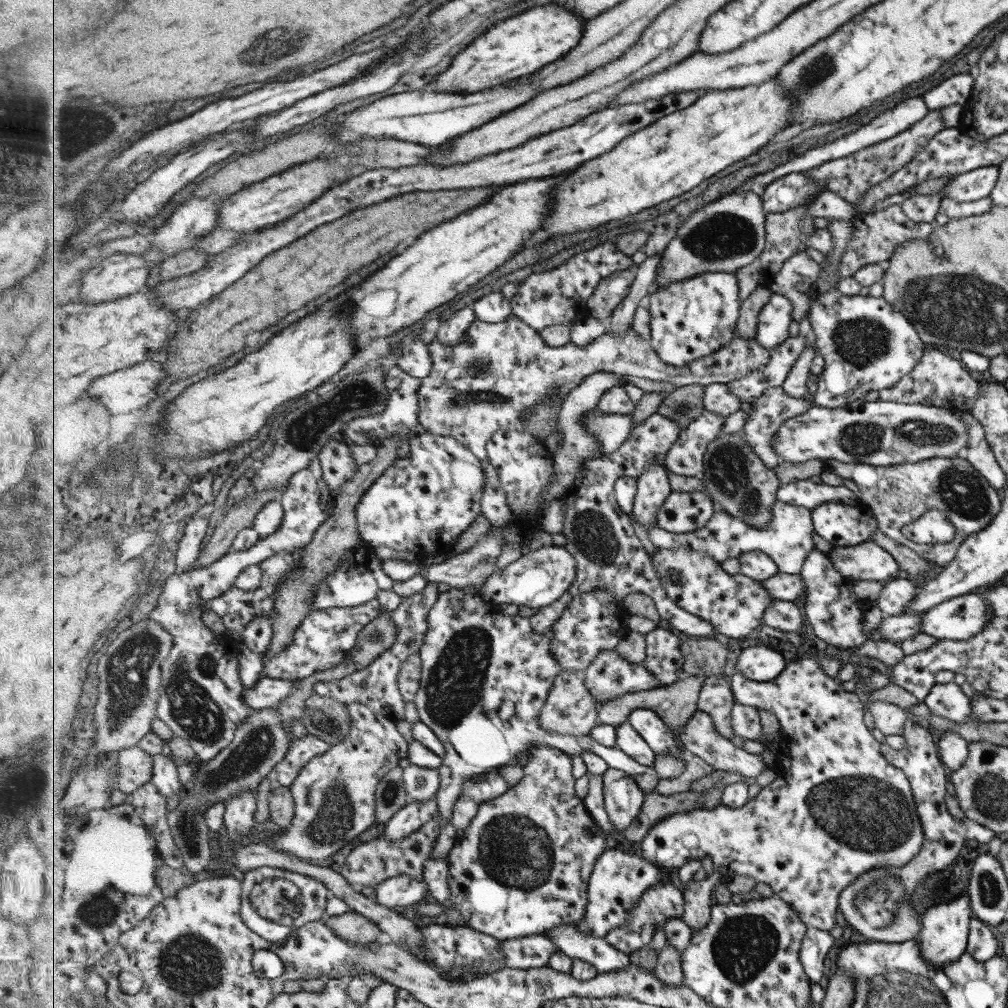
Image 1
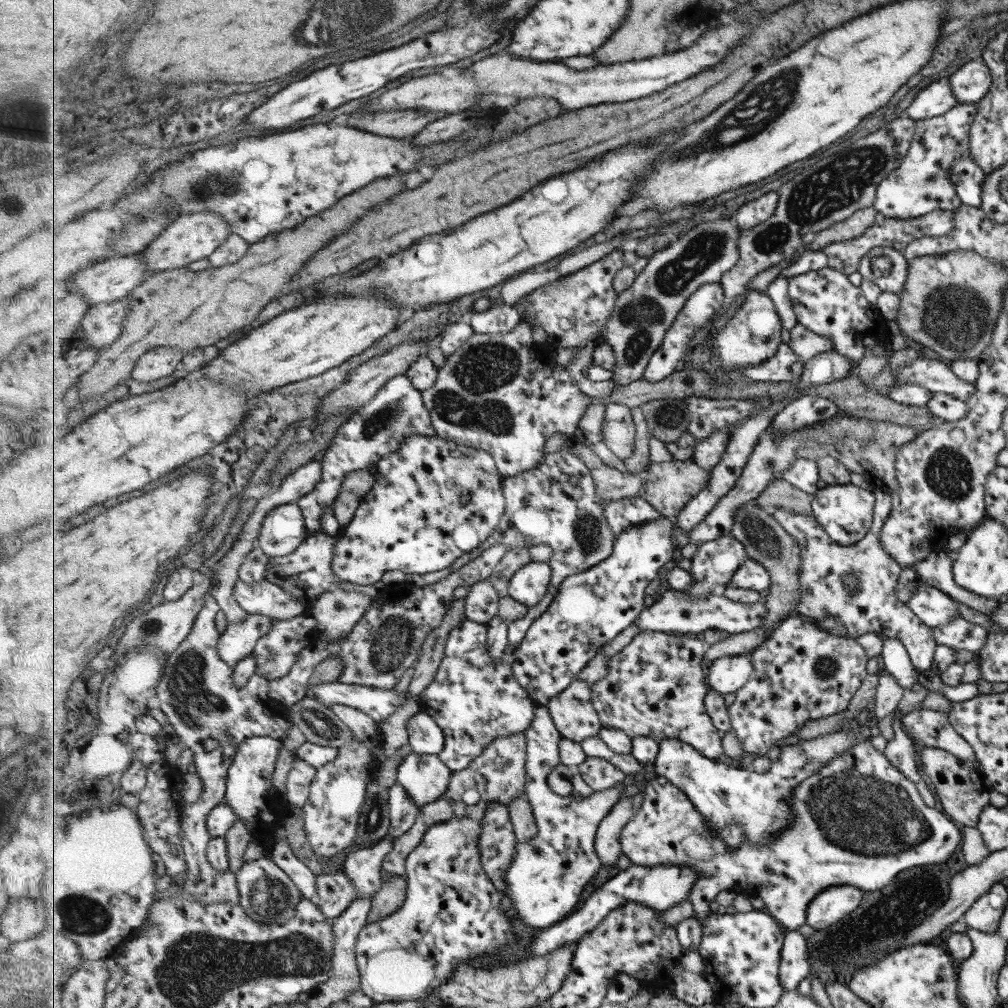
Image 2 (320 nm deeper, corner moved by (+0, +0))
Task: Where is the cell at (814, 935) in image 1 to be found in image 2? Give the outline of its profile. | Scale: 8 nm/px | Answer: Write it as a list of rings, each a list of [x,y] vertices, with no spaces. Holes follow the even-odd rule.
[[[787,930],[782,948],[782,982],[786,992],[795,991],[801,982],[811,977],[808,938],[798,931]]]

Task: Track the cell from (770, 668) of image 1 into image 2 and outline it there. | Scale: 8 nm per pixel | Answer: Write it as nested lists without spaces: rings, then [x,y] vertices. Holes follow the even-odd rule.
[[[746,654],[723,657],[713,661],[708,669],[708,681],[721,694],[737,692],[754,676],[753,658]]]

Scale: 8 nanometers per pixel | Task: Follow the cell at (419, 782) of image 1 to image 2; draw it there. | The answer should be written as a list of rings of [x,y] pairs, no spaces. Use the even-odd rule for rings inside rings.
[[[398,783],[390,789],[390,829],[392,838],[405,834],[417,820],[420,809],[413,797]]]

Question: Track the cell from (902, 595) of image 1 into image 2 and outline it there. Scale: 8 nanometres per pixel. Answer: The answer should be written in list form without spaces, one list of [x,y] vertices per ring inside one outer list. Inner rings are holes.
[[[927,584],[918,586],[910,594],[906,605],[929,629],[943,626],[959,616],[958,604],[944,592]]]

